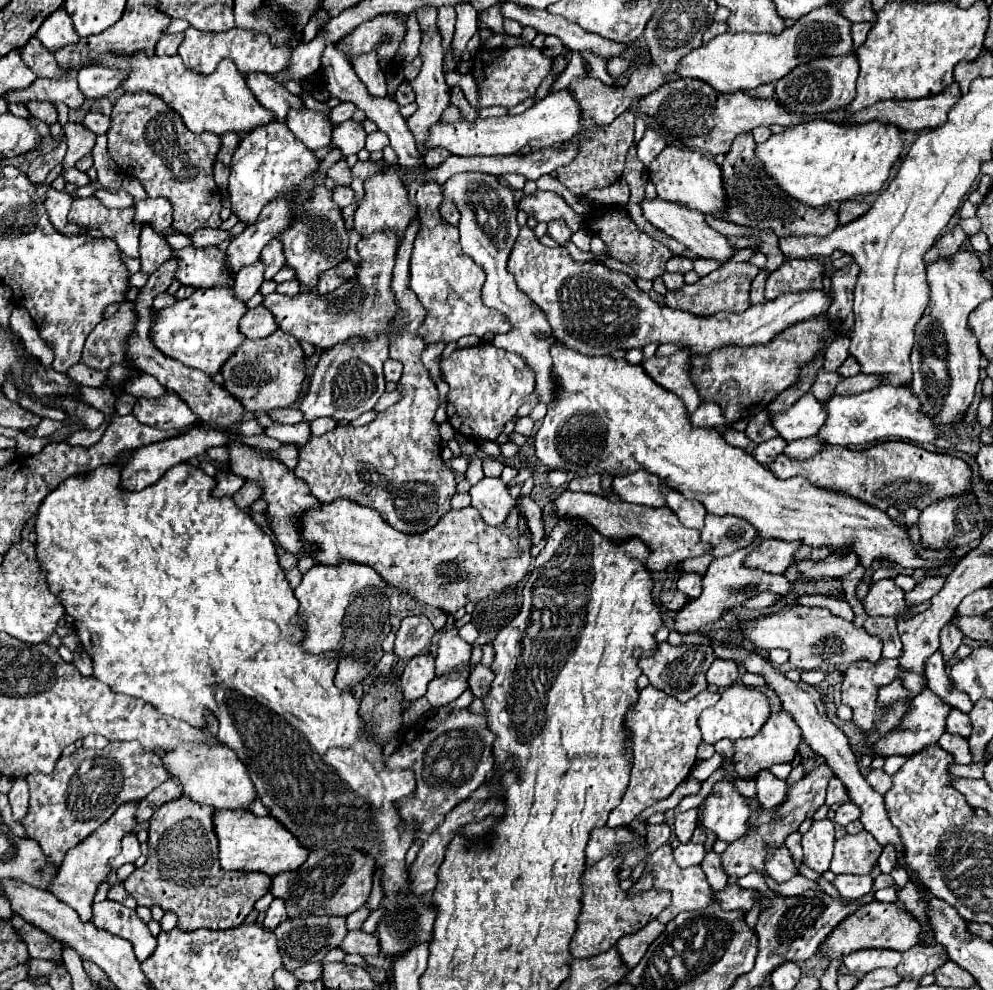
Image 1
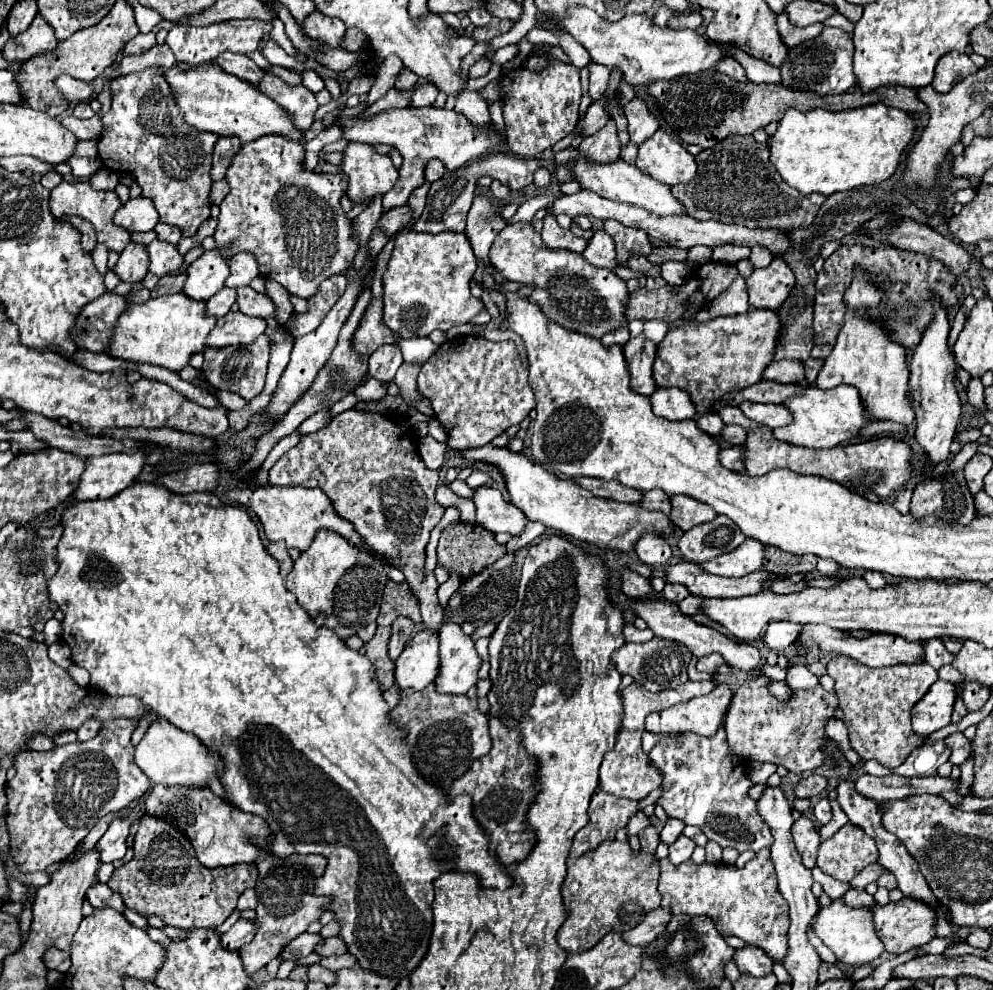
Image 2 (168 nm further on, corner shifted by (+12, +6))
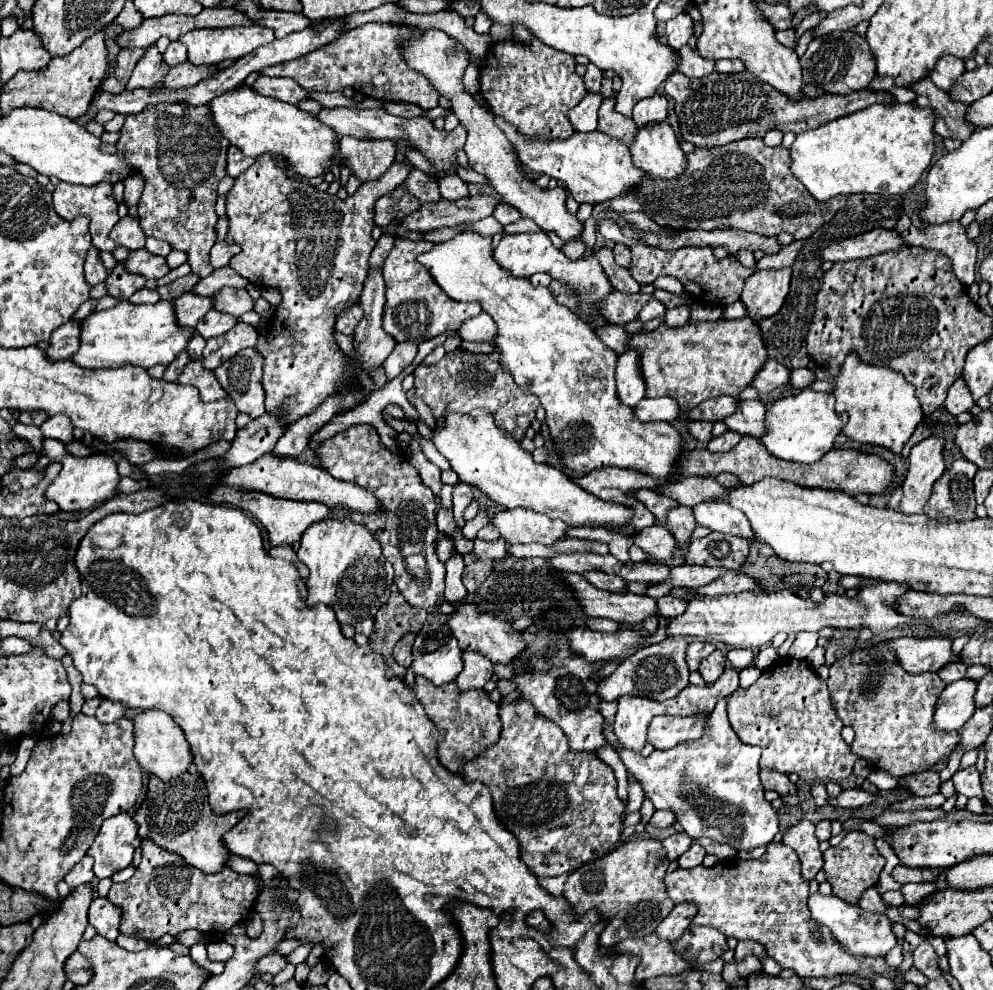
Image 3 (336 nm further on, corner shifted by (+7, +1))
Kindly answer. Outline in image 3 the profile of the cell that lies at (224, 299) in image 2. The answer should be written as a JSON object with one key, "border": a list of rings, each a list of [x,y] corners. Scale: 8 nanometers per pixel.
{"border":[[[210,309],[208,315],[204,315],[204,319],[196,325],[196,331],[204,339],[210,339],[210,337],[218,337],[218,335],[230,331],[232,325],[236,325],[236,317],[230,317],[230,315],[224,315],[224,313]]]}

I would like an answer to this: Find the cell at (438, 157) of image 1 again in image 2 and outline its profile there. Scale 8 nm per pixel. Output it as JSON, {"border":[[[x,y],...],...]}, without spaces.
{"border":[[[431,160],[431,162],[427,162],[427,166],[425,166],[425,180],[427,182],[435,182],[437,178],[441,178],[445,174],[445,166],[443,166],[443,162],[441,160]]]}

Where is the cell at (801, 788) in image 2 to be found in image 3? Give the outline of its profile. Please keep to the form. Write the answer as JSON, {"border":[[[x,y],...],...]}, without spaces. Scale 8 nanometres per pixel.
{"border":[[[762,769],[760,771],[760,783],[764,789],[776,791],[778,795],[796,795],[796,785],[790,783],[788,775],[780,773],[780,771],[772,771],[772,769]]]}

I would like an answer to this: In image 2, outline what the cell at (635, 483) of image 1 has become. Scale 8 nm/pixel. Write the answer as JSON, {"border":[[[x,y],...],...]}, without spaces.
{"border":[[[653,488],[653,490],[645,490],[645,492],[641,492],[641,494],[643,494],[643,496],[641,496],[639,506],[643,506],[645,510],[661,510],[661,512],[665,512],[665,514],[671,512],[669,496],[667,496],[663,490]]]}

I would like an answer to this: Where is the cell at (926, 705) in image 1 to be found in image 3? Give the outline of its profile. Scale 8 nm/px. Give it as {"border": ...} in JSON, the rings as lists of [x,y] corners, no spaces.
{"border":[[[960,679],[946,685],[936,705],[934,725],[942,731],[958,731],[976,711],[974,693],[976,681],[972,679]]]}

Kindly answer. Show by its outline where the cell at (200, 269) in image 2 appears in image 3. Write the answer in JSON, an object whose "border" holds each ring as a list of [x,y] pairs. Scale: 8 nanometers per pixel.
{"border":[[[184,293],[178,299],[172,301],[176,311],[176,321],[180,327],[196,327],[196,323],[210,311],[212,299],[210,297],[198,297],[192,293]]]}

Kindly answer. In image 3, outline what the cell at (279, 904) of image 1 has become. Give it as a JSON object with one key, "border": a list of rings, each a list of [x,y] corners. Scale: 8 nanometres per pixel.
{"border":[[[216,941],[216,943],[208,943],[208,959],[210,961],[228,961],[232,955],[232,945],[228,945],[226,941]]]}

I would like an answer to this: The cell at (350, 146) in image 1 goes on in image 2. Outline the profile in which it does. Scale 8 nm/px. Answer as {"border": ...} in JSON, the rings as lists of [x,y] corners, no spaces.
{"border":[[[395,54],[393,56],[387,56],[387,60],[383,60],[383,64],[379,66],[379,70],[375,74],[377,82],[371,88],[371,92],[367,94],[367,100],[365,100],[367,106],[371,106],[373,102],[377,102],[389,88],[395,86],[395,78],[397,78],[397,74],[399,74],[401,68],[403,68],[403,62]]]}

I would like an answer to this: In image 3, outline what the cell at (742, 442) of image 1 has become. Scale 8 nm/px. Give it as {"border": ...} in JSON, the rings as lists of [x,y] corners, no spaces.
{"border":[[[694,421],[688,425],[688,433],[696,439],[696,441],[704,441],[708,443],[712,439],[712,423],[710,421]]]}

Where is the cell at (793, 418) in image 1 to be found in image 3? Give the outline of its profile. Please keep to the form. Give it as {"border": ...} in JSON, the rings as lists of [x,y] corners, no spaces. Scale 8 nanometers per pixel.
{"border":[[[740,401],[738,409],[732,415],[728,415],[722,423],[728,431],[748,437],[760,437],[764,433],[764,415],[766,407],[760,401]]]}

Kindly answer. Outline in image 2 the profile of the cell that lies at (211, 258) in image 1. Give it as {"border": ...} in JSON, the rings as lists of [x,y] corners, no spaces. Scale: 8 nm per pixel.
{"border":[[[153,240],[149,246],[149,272],[155,276],[167,276],[171,272],[179,272],[183,266],[183,254],[179,254],[177,246],[163,242],[163,240]]]}

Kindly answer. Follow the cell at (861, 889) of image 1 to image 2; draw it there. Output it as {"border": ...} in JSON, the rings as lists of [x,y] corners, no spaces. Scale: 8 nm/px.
{"border":[[[877,862],[867,866],[865,870],[861,870],[853,880],[851,880],[851,888],[855,890],[863,890],[869,882],[875,882],[879,878],[879,870],[883,870],[883,866],[879,866]]]}

